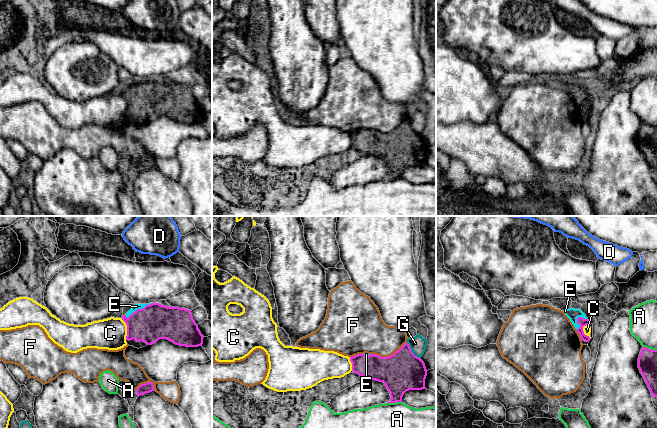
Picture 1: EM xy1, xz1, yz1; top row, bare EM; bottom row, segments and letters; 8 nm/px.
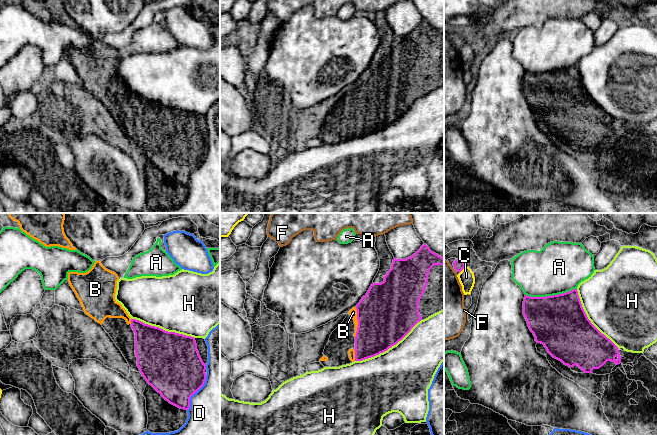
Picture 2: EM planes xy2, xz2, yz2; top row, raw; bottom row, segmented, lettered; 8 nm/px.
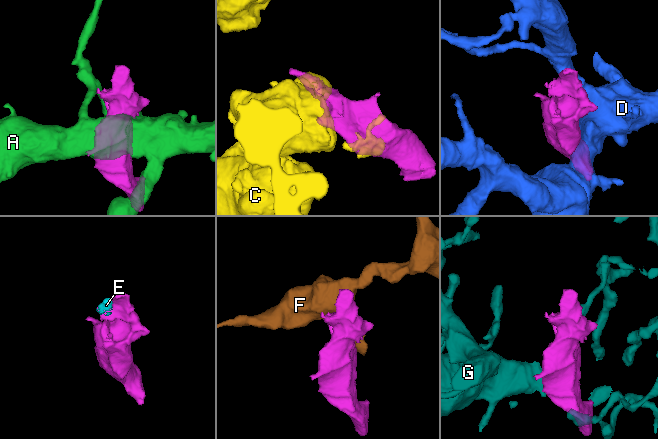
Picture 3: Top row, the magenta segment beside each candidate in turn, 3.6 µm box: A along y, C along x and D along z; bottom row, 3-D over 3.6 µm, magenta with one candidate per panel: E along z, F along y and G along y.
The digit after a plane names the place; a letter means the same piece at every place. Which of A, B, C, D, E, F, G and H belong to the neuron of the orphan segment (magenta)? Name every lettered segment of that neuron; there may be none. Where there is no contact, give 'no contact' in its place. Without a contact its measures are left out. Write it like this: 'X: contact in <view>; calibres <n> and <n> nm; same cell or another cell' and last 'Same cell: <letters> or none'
A: contact in yz2; calibres 440 and 400 nm; another cell
B: contact in xz2; calibres 460 and 60 nm; same cell
C: contact in xy1; calibres 280 and 240 nm; another cell
D: contact in xy2; calibres 460 and 440 nm; another cell
E: contact in xy1; calibres 280 and 50 nm; same cell
F: contact in xz1; calibres 320 and 320 nm; another cell
G: contact in xz1; calibres 320 and 130 nm; another cell
H: contact in xz2; calibres 440 and 480 nm; another cell
Same cell: B, E

